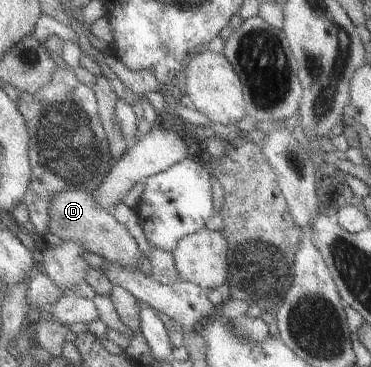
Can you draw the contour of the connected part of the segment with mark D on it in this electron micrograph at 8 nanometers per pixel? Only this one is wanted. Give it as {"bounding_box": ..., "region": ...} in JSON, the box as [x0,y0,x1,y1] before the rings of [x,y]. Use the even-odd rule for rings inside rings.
{"bounding_box":[49,190,141,266],"region":[[[64,190],[56,194],[50,206],[52,227],[49,233],[58,241],[73,240],[83,245],[87,251],[114,263],[136,266],[141,259],[141,249],[122,221],[117,221],[111,210],[103,209],[95,203],[95,194],[83,190]]]}

